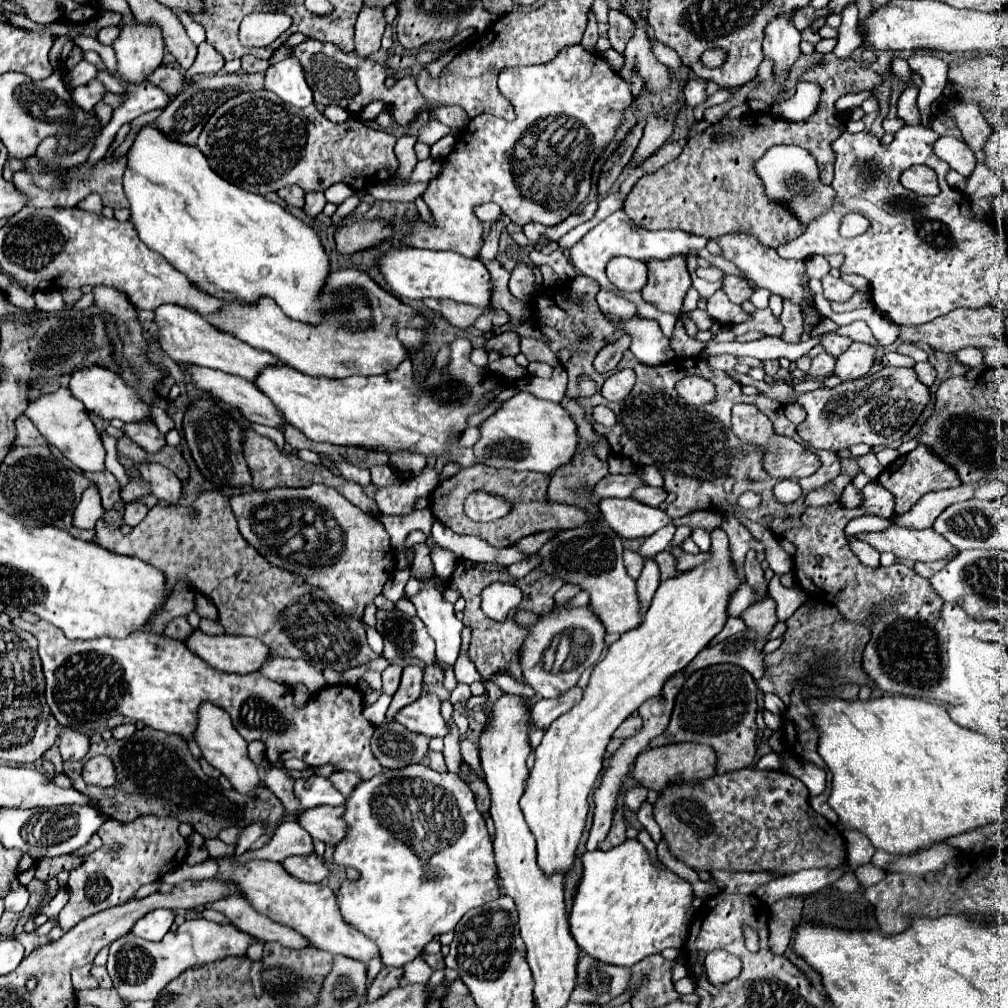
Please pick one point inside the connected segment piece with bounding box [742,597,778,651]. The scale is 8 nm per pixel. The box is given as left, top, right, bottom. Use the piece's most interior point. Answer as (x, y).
(761, 617)

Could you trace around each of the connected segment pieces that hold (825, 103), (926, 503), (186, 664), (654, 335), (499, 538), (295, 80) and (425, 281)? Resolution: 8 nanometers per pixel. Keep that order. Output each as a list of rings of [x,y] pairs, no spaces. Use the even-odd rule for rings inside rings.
[[[832,53],[824,55],[822,65],[806,71],[802,81],[812,81],[822,87],[822,97],[818,111],[802,123],[788,123],[776,119],[772,113],[748,113],[740,119],[722,119],[716,125],[706,127],[706,131],[688,139],[684,151],[678,159],[666,163],[652,175],[644,175],[632,187],[624,203],[624,213],[642,229],[680,229],[706,239],[718,239],[720,235],[744,231],[760,239],[768,247],[782,247],[802,235],[804,225],[792,219],[782,205],[772,203],[764,195],[764,185],[752,173],[752,167],[760,155],[772,145],[794,143],[808,149],[820,163],[822,181],[830,183],[834,173],[834,151],[832,143],[846,129],[846,113],[834,111],[838,97],[846,93],[858,93],[872,89],[882,81],[882,77],[870,69],[862,69],[856,61],[836,59]]]
[[[984,481],[974,483],[974,485],[960,485],[956,489],[946,489],[946,491],[934,491],[924,495],[910,511],[896,515],[894,523],[910,529],[922,529],[922,527],[932,527],[936,517],[950,505],[958,501],[972,499],[972,493],[976,487],[980,487]]]
[[[16,619],[20,629],[30,631],[38,639],[38,655],[42,659],[44,677],[46,677],[46,703],[52,709],[56,721],[64,727],[94,733],[106,727],[106,721],[114,715],[122,715],[130,721],[142,721],[152,729],[160,729],[164,733],[176,733],[184,739],[192,739],[196,727],[196,711],[202,701],[210,701],[228,713],[232,713],[232,723],[236,731],[250,743],[262,741],[266,745],[266,759],[276,765],[282,759],[298,757],[308,767],[318,765],[334,765],[336,771],[356,773],[362,781],[378,775],[382,771],[378,759],[370,751],[370,737],[374,733],[374,725],[362,717],[362,691],[350,685],[328,685],[320,689],[312,699],[302,707],[294,709],[292,689],[280,683],[272,683],[258,673],[236,675],[222,673],[208,667],[198,655],[190,653],[182,641],[170,639],[166,635],[154,633],[150,627],[142,627],[140,631],[132,631],[124,639],[98,637],[98,639],[68,639],[56,625],[46,621],[38,621],[36,625]]]
[[[634,315],[632,319],[628,319],[628,323],[616,323],[616,327],[632,335],[630,351],[638,359],[638,363],[646,367],[658,367],[670,361],[666,353],[670,349],[670,341],[664,337],[656,321]]]
[[[472,465],[472,467],[462,469],[454,477],[438,483],[438,487],[430,495],[430,509],[434,511],[436,519],[440,523],[444,523],[446,527],[450,527],[454,533],[476,535],[476,537],[482,537],[484,541],[488,541],[490,545],[496,545],[496,547],[510,547],[518,539],[532,535],[532,533],[550,531],[550,529],[580,527],[580,525],[590,523],[592,517],[582,507],[548,503],[544,495],[547,493],[549,482],[550,477],[542,473],[530,473],[530,471],[516,473],[512,469],[494,469],[494,467],[486,467],[486,465]],[[474,491],[486,491],[490,495],[498,495],[498,497],[506,499],[508,503],[512,503],[510,513],[504,515],[502,519],[496,519],[490,523],[470,521],[464,515],[464,499]]]
[[[292,57],[268,67],[264,73],[264,89],[294,107],[308,107],[312,103],[312,91],[304,79],[304,71]]]
[[[394,247],[382,253],[376,265],[398,297],[454,299],[458,303],[470,303],[476,307],[490,305],[490,273],[478,259],[468,259],[454,251]]]

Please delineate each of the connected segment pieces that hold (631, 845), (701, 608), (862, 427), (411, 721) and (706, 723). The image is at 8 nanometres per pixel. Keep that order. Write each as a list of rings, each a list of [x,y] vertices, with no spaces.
[[[626,839],[610,851],[586,851],[582,865],[584,877],[568,921],[578,947],[588,955],[604,963],[632,967],[666,947],[680,949],[684,945],[694,915],[692,885],[664,863],[654,863],[638,839]]]
[[[718,527],[710,535],[712,557],[684,575],[660,583],[640,627],[626,631],[610,645],[608,655],[592,669],[582,701],[554,719],[536,747],[536,763],[528,773],[520,807],[536,837],[538,867],[546,877],[574,871],[578,843],[590,809],[588,797],[594,791],[606,747],[618,725],[646,699],[658,695],[664,681],[680,673],[724,627],[728,595],[742,579],[732,567],[724,529]]]
[[[884,367],[878,373],[874,373],[874,377],[862,377],[856,381],[840,383],[834,389],[816,389],[794,397],[792,397],[794,391],[788,383],[756,381],[748,374],[736,373],[733,369],[727,373],[736,383],[742,386],[752,385],[758,389],[760,395],[774,399],[782,405],[786,405],[788,399],[802,405],[806,411],[806,419],[798,425],[798,435],[812,447],[834,453],[858,443],[866,443],[870,447],[892,445],[912,429],[922,409],[930,401],[928,387],[920,383],[914,369],[906,367]]]
[[[422,695],[408,707],[394,715],[394,721],[404,725],[408,731],[422,733],[428,737],[444,737],[448,727],[440,715],[440,701],[436,695]]]
[[[712,665],[706,669],[700,669],[686,679],[682,685],[676,701],[674,701],[674,711],[670,719],[670,727],[662,735],[650,741],[650,747],[660,747],[660,745],[670,745],[670,743],[682,743],[682,741],[696,741],[696,743],[706,743],[714,747],[718,755],[718,767],[716,773],[728,773],[736,769],[744,769],[754,761],[756,755],[756,735],[758,735],[758,725],[754,721],[756,715],[756,681],[748,671],[736,665]]]

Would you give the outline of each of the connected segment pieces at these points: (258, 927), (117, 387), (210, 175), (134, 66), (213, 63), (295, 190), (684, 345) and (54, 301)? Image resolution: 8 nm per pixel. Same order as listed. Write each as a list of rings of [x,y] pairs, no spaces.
[[[226,895],[224,899],[208,903],[206,909],[220,911],[234,927],[238,927],[248,935],[254,935],[260,941],[278,941],[284,947],[296,947],[296,949],[310,945],[302,935],[298,935],[290,927],[278,925],[268,917],[264,917],[262,913],[254,911],[252,905],[240,895]]]
[[[92,365],[92,367],[84,367],[84,369],[76,369],[72,375],[70,375],[70,383],[68,383],[68,389],[70,393],[80,399],[84,403],[84,407],[90,411],[90,413],[96,413],[100,415],[102,419],[120,419],[124,423],[136,423],[136,421],[142,421],[146,417],[150,417],[150,411],[148,411],[148,405],[140,399],[138,391],[128,387],[120,375],[112,373],[110,369],[104,369],[104,367],[98,367],[98,365]]]
[[[148,123],[140,129],[126,157],[124,193],[130,203],[130,223],[152,251],[158,251],[202,291],[216,297],[230,293],[246,303],[254,303],[260,295],[266,295],[292,319],[304,323],[316,323],[316,319],[320,319],[324,309],[318,303],[318,293],[328,277],[328,257],[312,227],[278,203],[270,203],[222,179],[210,169],[204,153],[196,145],[184,145],[170,139],[156,123]]]
[[[122,25],[120,39],[116,39],[112,47],[118,63],[114,79],[126,89],[120,93],[120,97],[126,99],[130,85],[146,83],[148,75],[160,67],[164,57],[162,35],[156,25]]]
[[[206,41],[198,45],[198,57],[194,65],[186,71],[186,80],[192,79],[195,75],[216,75],[224,67],[224,57],[216,53]]]
[[[292,185],[292,187],[280,189],[280,191],[278,191],[278,197],[284,199],[288,205],[292,205],[292,207],[296,207],[296,209],[302,209],[302,207],[304,207],[304,197],[306,197],[306,193],[304,193],[304,189]]]
[[[682,313],[678,317],[678,323],[674,327],[674,339],[672,339],[672,349],[678,357],[698,357],[698,351],[702,351],[704,343],[698,341],[696,337],[690,337],[684,329],[684,319],[688,319],[688,313]]]
[[[35,291],[34,299],[36,307],[45,313],[58,313],[66,309],[66,303],[60,291]]]

